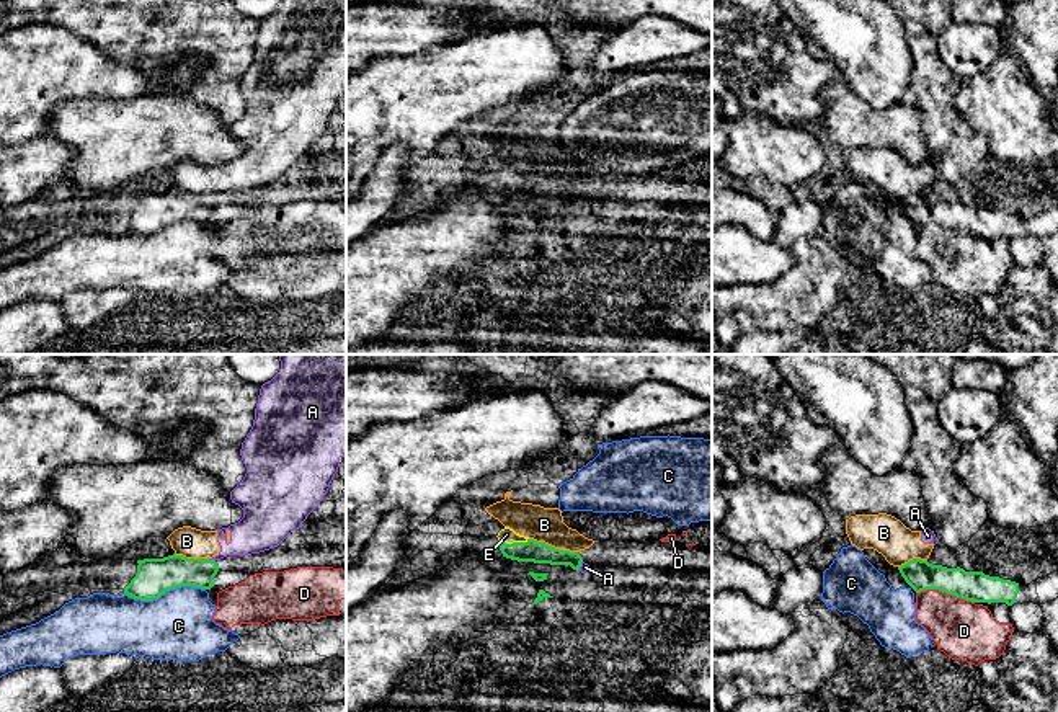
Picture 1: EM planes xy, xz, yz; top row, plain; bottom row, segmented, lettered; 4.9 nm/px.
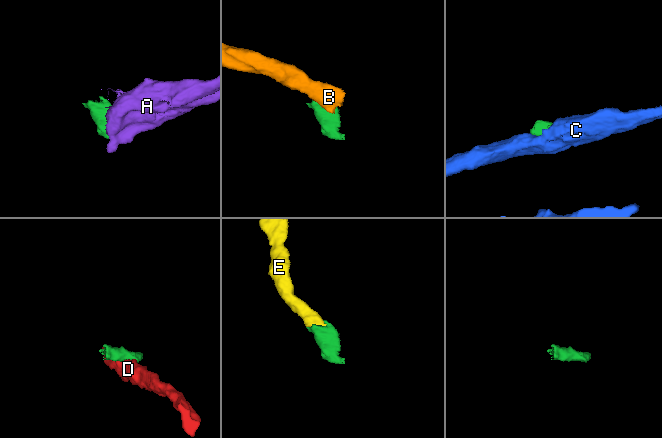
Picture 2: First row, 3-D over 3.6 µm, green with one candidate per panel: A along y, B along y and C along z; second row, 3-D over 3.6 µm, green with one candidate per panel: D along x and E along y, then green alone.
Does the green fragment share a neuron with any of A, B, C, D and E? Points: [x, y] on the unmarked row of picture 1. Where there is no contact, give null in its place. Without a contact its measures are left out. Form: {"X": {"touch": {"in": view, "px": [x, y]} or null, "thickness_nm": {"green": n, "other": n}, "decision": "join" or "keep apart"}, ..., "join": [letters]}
{"A": {"touch": {"in": "xy", "px": [211, 195]}, "thickness_nm": {"green": 170, "other": 190}, "decision": "keep apart"}, "B": {"touch": {"in": "xz", "px": [554, 182]}, "thickness_nm": {"green": 110, "other": 180}, "decision": "keep apart"}, "C": {"touch": {"in": "xy", "px": [164, 227]}, "thickness_nm": {"green": 180, "other": 340}, "decision": "keep apart"}, "D": {"touch": {"in": "yz", "px": [946, 226]}, "thickness_nm": {"green": 150, "other": 280}, "decision": "keep apart"}, "E": {"touch": {"in": "xz", "px": [513, 177]}, "thickness_nm": {"green": 110, "other": 70}, "decision": "join"}, "join": ["E"]}

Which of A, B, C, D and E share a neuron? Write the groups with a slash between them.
A B / C / D / E

